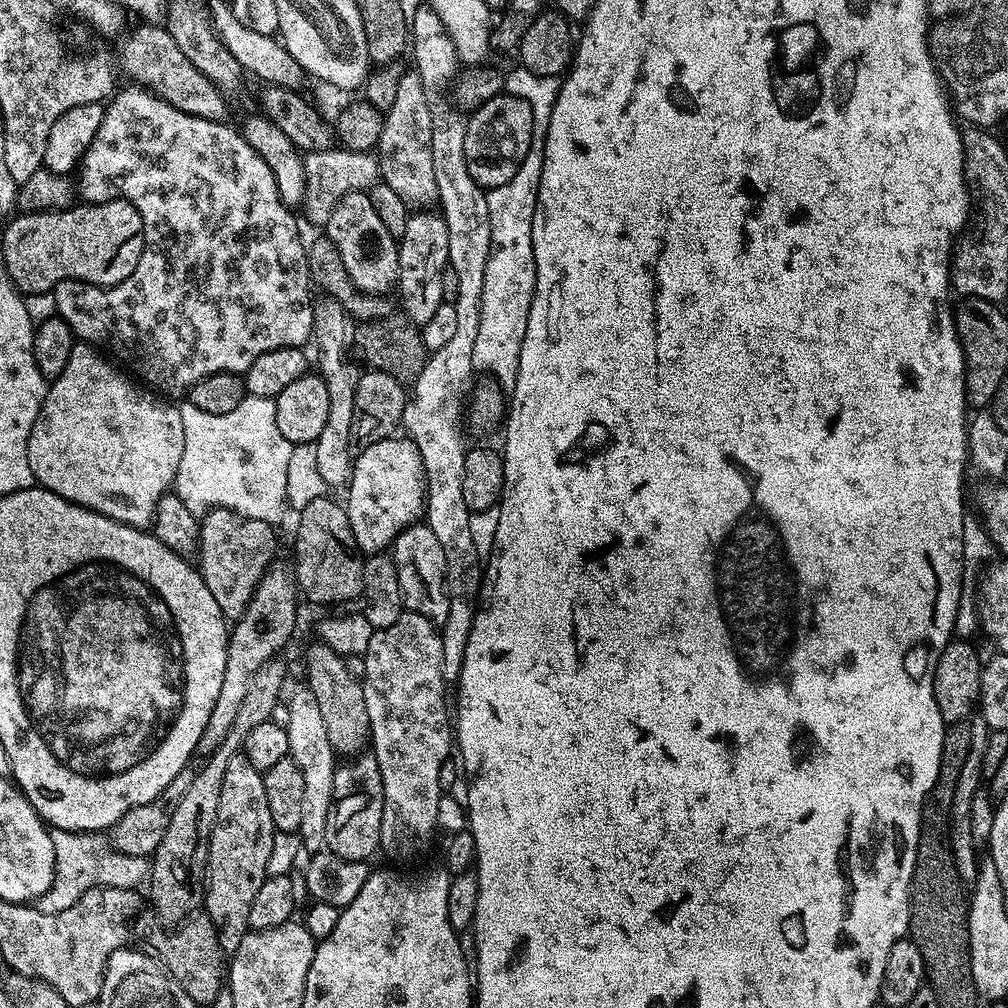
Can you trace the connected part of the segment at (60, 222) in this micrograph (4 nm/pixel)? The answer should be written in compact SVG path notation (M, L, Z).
M111 200L110 202L102 202L101 204L80 202L62 212L30 212L17 215L16 217L18 217L17 220L12 218L7 221L9 224L8 229L4 232L4 255L2 255L2 261L5 264L7 276L15 285L17 292L21 294L42 295L44 293L51 293L56 285L61 284L63 280L74 280L82 284L94 284L102 288L111 288L113 284L120 284L126 278L130 278L130 274L134 274L134 270L138 266L138 258L142 258L142 254L144 253L142 214L138 214L136 207L125 200Z

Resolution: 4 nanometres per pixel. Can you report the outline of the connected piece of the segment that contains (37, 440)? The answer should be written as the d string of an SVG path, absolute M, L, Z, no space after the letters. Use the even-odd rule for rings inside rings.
M83 342L73 343L72 349L70 350L70 362L66 362L66 370L62 370L62 374L58 374L56 379L48 384L48 393L45 394L45 400L42 402L42 410L30 430L30 438L28 439L28 461L30 462L32 478L39 487L50 490L62 498L66 498L71 504L88 508L91 512L97 512L106 518L117 520L131 528L148 530L153 527L153 521L156 518L156 509L159 506L160 500L170 492L170 489L176 483L178 462L182 462L182 446L184 445L182 414L175 403L161 398L155 391L149 390L144 386L135 388L119 372L121 369L115 363L112 363L113 365L107 364L99 355L103 356L91 344Z

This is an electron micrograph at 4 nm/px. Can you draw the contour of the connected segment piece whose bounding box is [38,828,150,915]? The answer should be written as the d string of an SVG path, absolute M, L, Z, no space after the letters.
M52 828L51 834L56 855L56 877L50 890L46 890L46 894L42 894L38 901L39 909L46 914L56 915L59 911L69 909L91 888L139 889L140 883L149 879L150 860L147 856L131 856L118 852L105 841L104 845L100 838L92 834L64 832L60 828Z

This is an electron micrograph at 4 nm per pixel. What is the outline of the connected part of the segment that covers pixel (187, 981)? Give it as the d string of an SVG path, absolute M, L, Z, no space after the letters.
M196 914L185 919L173 936L164 936L152 944L151 951L165 972L172 977L198 1006L210 1006L226 988L226 953L218 942L214 922L207 914Z

